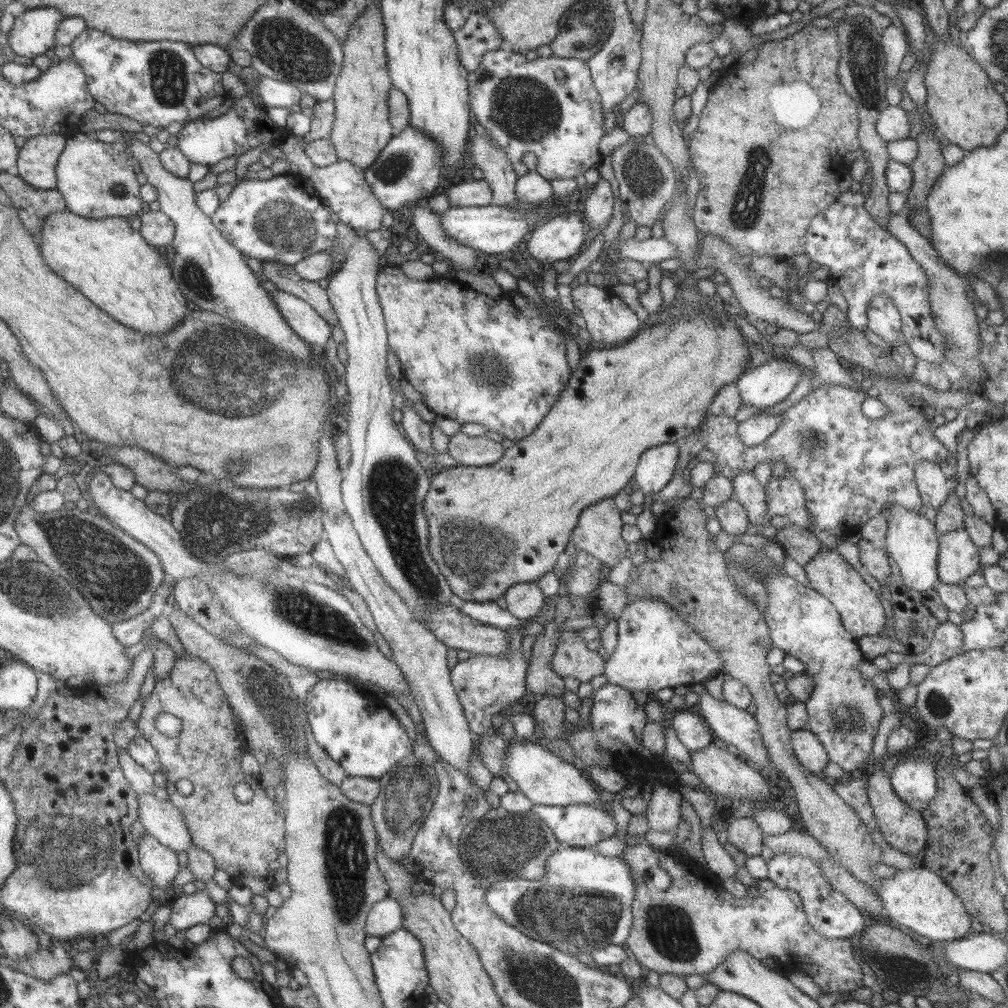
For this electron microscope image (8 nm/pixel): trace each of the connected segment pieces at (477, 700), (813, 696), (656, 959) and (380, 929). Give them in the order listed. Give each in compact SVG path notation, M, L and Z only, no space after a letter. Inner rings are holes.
M512 627L505 630L507 635L507 653L501 655L475 655L463 661L457 661L450 669L450 683L460 702L465 721L473 734L484 735L492 726L491 716L500 713L518 702L526 691L525 671L526 660L523 656L521 641L523 634L513 631Z
M736 542L725 554L733 562L741 561L752 571L762 574L768 592L764 621L770 645L798 658L805 665L802 673L812 676L814 685L804 702L807 711L805 728L823 746L828 761L837 764L843 772L860 770L863 761L872 752L873 737L882 719L882 710L877 703L880 692L858 671L864 656L857 640L844 629L829 600L787 576L783 567L768 562L760 548Z
M625 845L620 857L629 867L633 879L634 895L631 899L629 932L624 946L633 954L633 958L649 971L660 974L706 975L717 966L732 950L748 952L754 959L773 958L777 964L783 964L786 958L793 962L795 972L804 972L810 976L821 992L849 993L862 986L862 967L852 956L851 945L847 939L827 939L817 934L807 922L802 909L801 899L796 892L775 886L769 878L756 881L758 895L741 899L733 897L721 886L721 882L703 882L687 866L679 864L666 856L662 849L655 851L649 845ZM658 868L664 870L670 878L669 887L657 891L651 883L652 873Z
M391 896L371 905L366 916L364 931L368 936L382 937L400 929L402 916L397 901Z

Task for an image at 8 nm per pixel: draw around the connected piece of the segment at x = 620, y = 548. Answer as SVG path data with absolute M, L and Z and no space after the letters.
M614 497L604 498L589 504L578 516L575 528L570 532L570 539L575 547L601 561L611 568L623 557L628 556L627 543L621 539L622 522L619 515L622 512L615 506Z

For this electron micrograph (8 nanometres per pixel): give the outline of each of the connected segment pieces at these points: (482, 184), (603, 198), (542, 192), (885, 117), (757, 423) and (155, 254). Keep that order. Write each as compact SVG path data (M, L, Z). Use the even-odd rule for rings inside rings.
M466 179L444 191L448 208L458 206L487 206L490 204L490 188L483 179Z
M600 178L593 186L592 192L584 199L582 222L593 231L601 231L611 220L613 212L613 194L611 185Z
M525 152L521 156L521 162L525 164L527 172L516 178L514 184L516 198L537 205L553 202L555 198L548 179L536 173L536 156L532 152Z
M887 105L880 110L874 127L886 142L909 137L910 122L907 113L899 105Z
M762 411L737 423L735 432L742 446L755 447L763 442L782 423L782 416Z
M67 209L50 212L40 226L37 249L49 270L71 284L93 306L109 314L113 320L143 334L161 334L175 324L181 324L191 307L175 285L166 258L159 254L157 247L146 244L140 232L129 225L130 219L124 217L85 218Z

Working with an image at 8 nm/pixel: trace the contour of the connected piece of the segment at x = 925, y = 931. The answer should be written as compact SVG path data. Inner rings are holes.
M925 866L897 870L890 878L881 879L878 897L882 903L887 921L898 928L909 930L914 937L917 936L922 941L952 941L968 936L972 932L971 927L969 927L970 914L962 905L960 898L957 898L956 893L945 881Z

